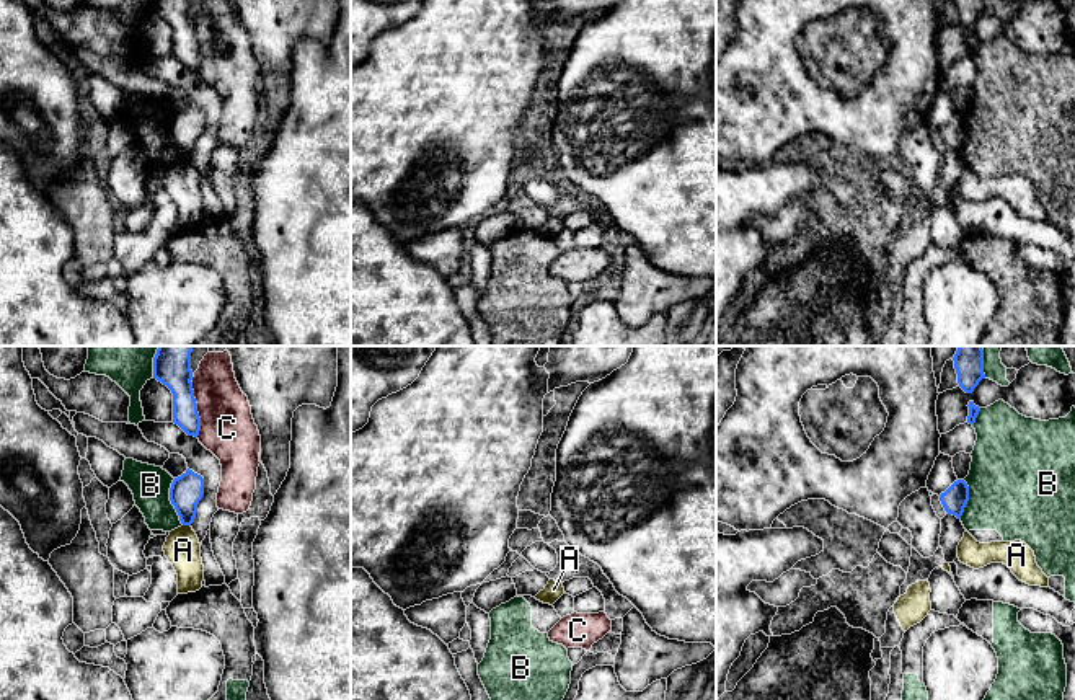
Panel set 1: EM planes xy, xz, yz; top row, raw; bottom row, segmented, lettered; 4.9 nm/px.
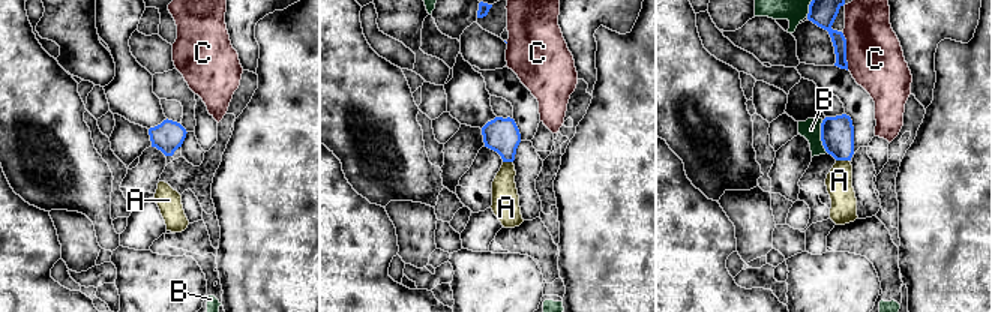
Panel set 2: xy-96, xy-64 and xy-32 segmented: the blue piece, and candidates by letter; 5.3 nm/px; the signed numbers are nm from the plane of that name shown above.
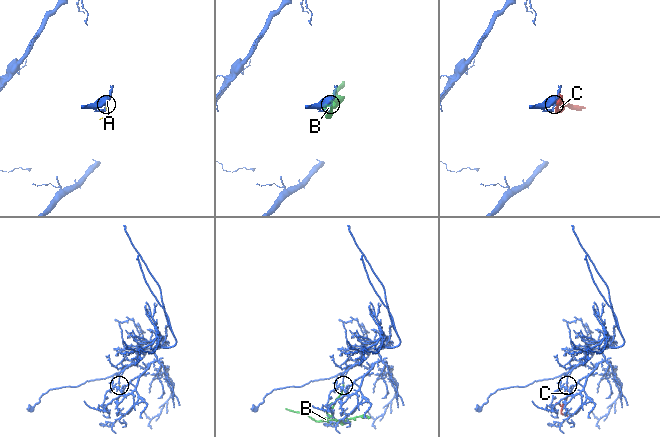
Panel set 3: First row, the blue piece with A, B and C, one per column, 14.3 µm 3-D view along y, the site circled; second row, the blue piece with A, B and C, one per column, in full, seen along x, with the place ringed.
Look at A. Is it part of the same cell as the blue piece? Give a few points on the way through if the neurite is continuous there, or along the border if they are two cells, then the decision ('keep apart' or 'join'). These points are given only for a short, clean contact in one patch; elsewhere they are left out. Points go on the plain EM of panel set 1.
along xy (183, 159), (190, 160) | keep apart

